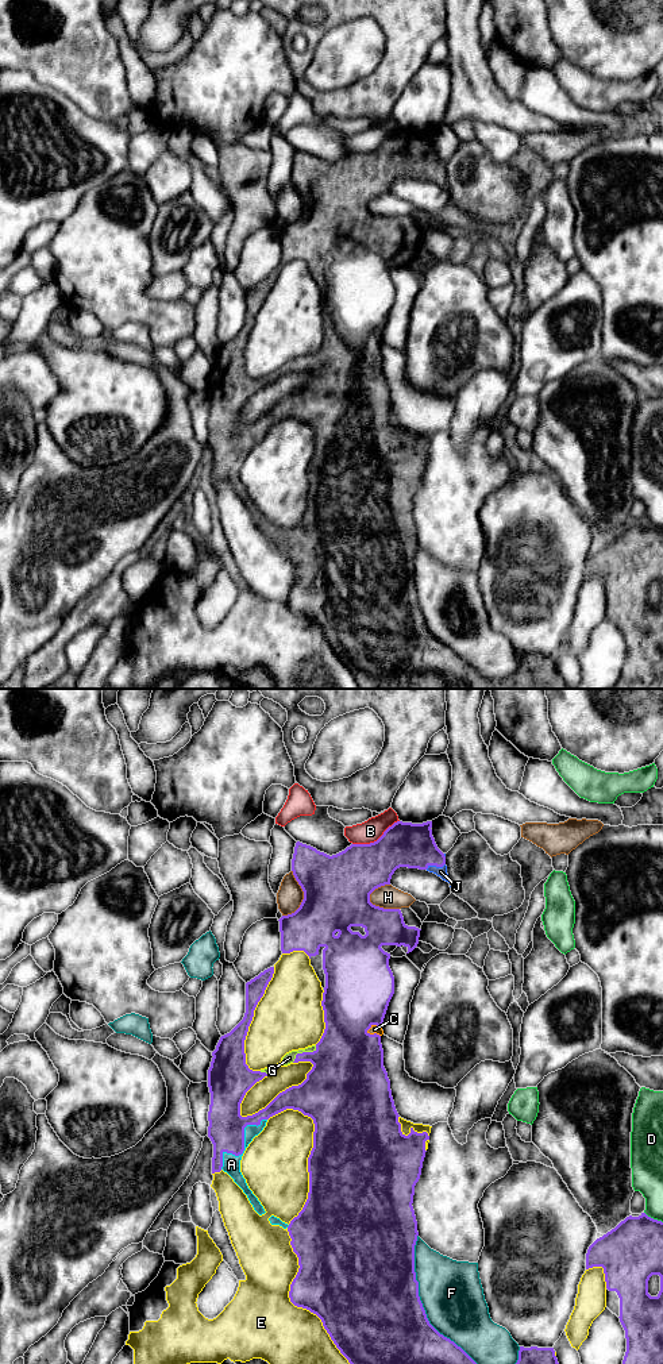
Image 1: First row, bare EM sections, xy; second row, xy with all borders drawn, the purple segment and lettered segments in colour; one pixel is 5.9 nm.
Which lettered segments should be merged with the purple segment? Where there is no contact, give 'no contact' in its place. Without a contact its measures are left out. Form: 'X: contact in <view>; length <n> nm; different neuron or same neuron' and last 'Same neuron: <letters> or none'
A: contact in xy; length 400 nm; same neuron
B: contact in xy; length 320 nm; different neuron
C: contact in xy; length 100 nm; same neuron
D: contact in xy; length 130 nm; different neuron
E: contact in xy; length 700 nm; different neuron
F: contact in xy; length 850 nm; different neuron
G: contact in xy; length 180 nm; same neuron
H: contact in xy; length 200 nm; different neuron
J: contact in xy; length 120 nm; same neuron
Same neuron: A, C, G, J

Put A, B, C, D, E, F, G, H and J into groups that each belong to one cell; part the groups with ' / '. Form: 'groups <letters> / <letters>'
groups A C G J / B / D / E / F / H

